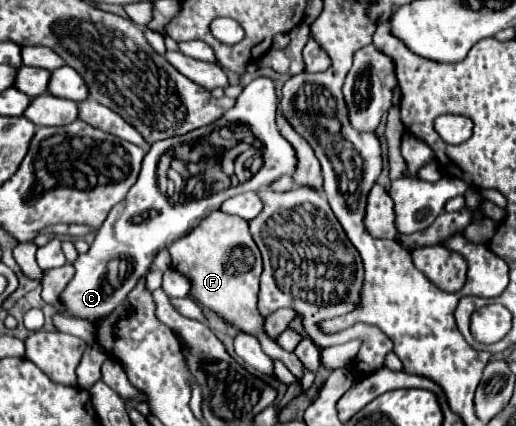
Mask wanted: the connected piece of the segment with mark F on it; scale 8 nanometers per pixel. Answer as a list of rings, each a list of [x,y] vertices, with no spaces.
[[[214,211],[198,227],[194,227],[194,231],[190,231],[188,235],[184,235],[176,243],[172,243],[168,247],[168,251],[172,255],[172,267],[190,279],[190,283],[192,283],[190,297],[194,301],[210,307],[212,311],[220,313],[228,321],[238,323],[238,327],[244,329],[246,333],[258,335],[266,355],[282,361],[298,379],[302,377],[300,359],[294,353],[282,351],[282,347],[278,347],[270,337],[266,337],[262,333],[264,317],[256,309],[262,259],[260,259],[260,251],[252,239],[250,231],[248,231],[248,223],[244,219],[226,215],[222,211]]]

